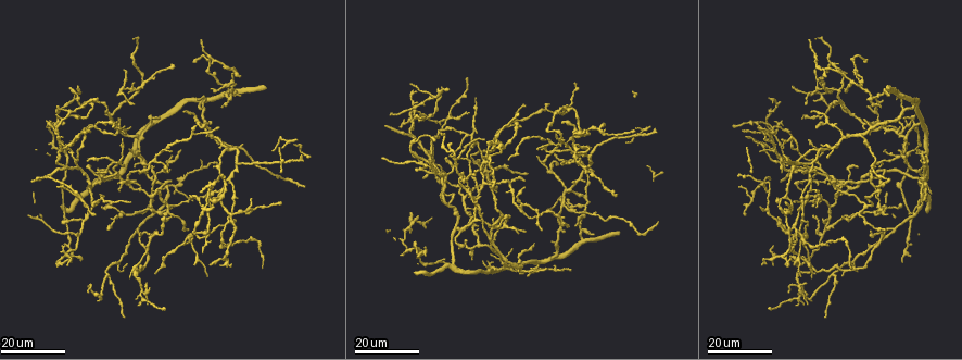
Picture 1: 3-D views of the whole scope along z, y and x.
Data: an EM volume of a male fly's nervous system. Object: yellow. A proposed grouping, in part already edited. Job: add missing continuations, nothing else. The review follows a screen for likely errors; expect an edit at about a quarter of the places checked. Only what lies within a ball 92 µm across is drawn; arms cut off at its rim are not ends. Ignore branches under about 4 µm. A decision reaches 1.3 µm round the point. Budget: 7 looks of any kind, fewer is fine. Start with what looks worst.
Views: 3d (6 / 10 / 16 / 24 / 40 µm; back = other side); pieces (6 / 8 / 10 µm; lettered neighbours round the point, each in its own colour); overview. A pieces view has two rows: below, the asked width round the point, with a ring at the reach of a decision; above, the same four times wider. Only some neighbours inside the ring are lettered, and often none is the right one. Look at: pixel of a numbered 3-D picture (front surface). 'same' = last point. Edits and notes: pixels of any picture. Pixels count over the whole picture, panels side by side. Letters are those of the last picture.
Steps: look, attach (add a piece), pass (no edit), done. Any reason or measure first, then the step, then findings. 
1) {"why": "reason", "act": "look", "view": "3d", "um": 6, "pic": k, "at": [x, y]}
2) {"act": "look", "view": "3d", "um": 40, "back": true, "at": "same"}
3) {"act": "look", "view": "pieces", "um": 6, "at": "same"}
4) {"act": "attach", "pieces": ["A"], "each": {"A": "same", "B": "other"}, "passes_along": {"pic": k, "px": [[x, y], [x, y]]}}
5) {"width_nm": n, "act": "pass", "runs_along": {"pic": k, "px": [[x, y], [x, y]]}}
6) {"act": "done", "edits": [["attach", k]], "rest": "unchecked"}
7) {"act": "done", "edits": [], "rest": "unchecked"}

{"why": "an open end", "act": "look", "view": "3d", "um": 16, "pic": 1, "at": [458, 248]}

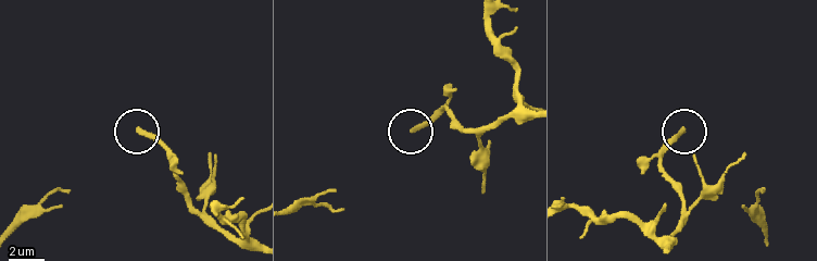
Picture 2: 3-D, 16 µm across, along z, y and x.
{"act": "look", "view": "3d", "um": 10, "pic": 2, "at": [411, 129]}

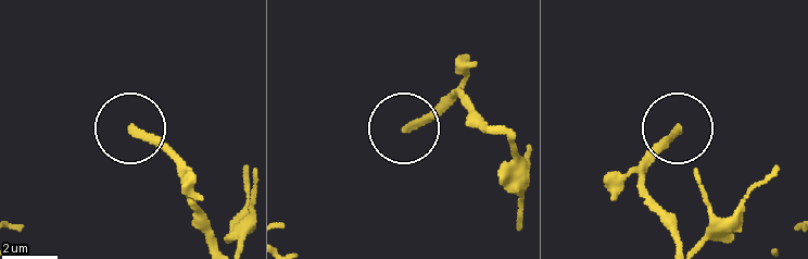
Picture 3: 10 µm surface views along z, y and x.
{"act": "look", "view": "pieces", "um": 8, "pic": 3, "at": [675, 126]}

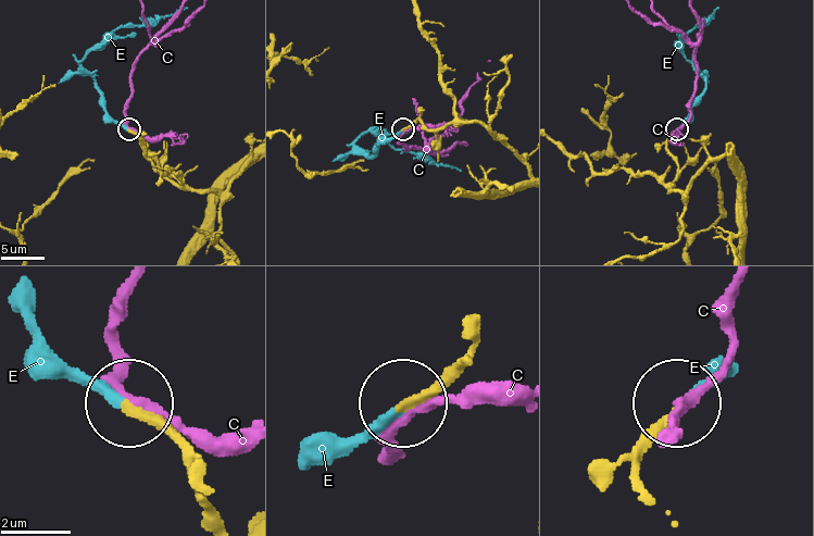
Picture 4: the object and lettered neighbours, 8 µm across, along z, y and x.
{"act": "attach", "pieces": ["E"], "each": {"C": "other", "E": "same"}, "found": "the neuron continues"}

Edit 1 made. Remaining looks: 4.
{"why": "branch stops here", "act": "look", "view": "3d", "um": 24, "pic": 1, "at": [197, 127]}

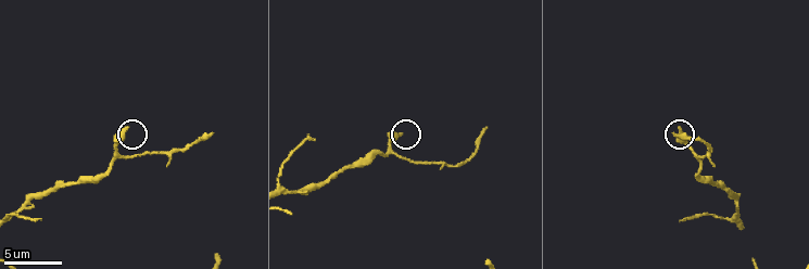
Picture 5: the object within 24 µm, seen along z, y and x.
{"why": "see the neighbours", "act": "look", "view": "pieces", "um": 6, "pic": 5, "at": [126, 127]}

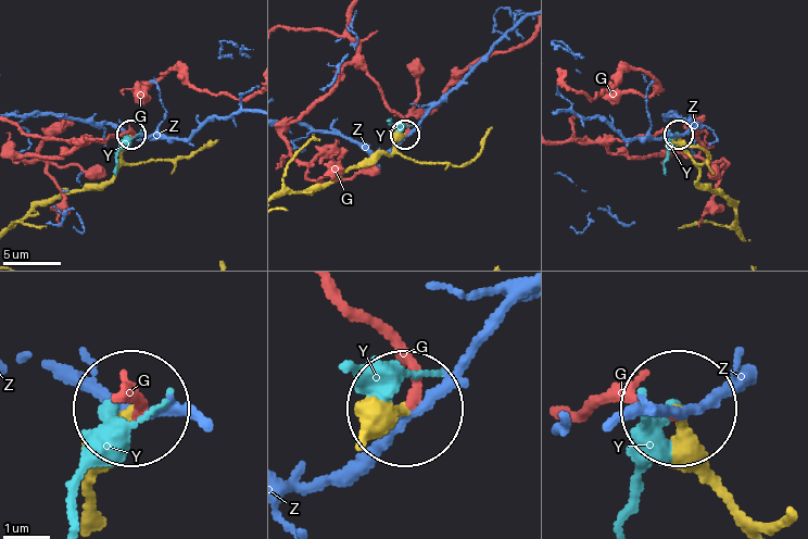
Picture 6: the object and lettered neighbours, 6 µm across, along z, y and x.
{"act": "pass", "each": {"G": "other", "Y": "other", "Z": "other"}, "found": "none of them fits"}

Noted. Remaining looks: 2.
{"act": "look", "view": "3d", "um": 16, "pic": 1, "at": [204, 124]}

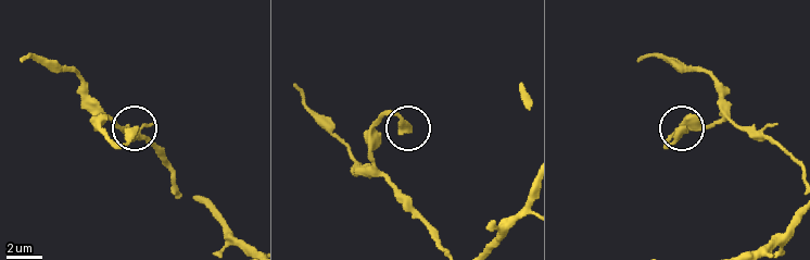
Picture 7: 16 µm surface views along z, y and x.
{"act": "look", "view": "pieces", "um": 6, "pic": 7, "at": [407, 132]}

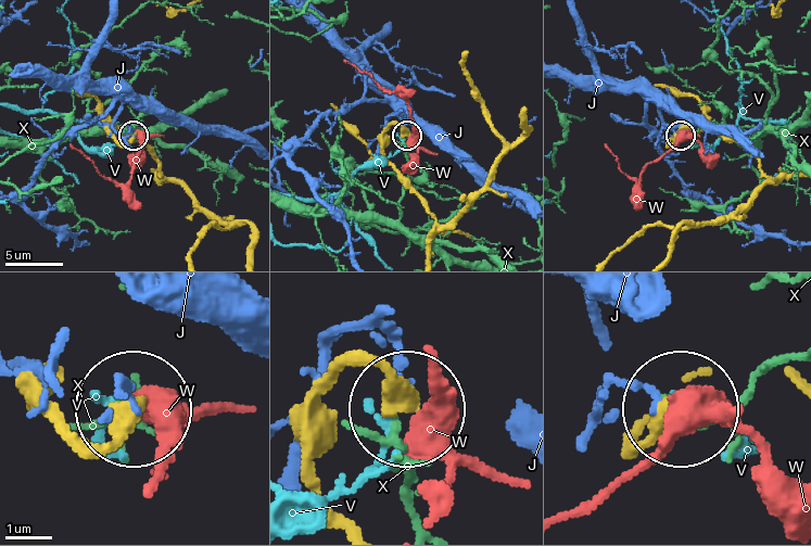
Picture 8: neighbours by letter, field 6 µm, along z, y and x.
{"act": "pass", "each": {"J": "other", "V": "other", "W": "other", "X": "other"}, "found": "no lettered piece goes on from it"}

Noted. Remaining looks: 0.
{"act": "done", "edits": [["attach", 4]], "rest": "unchecked"}

